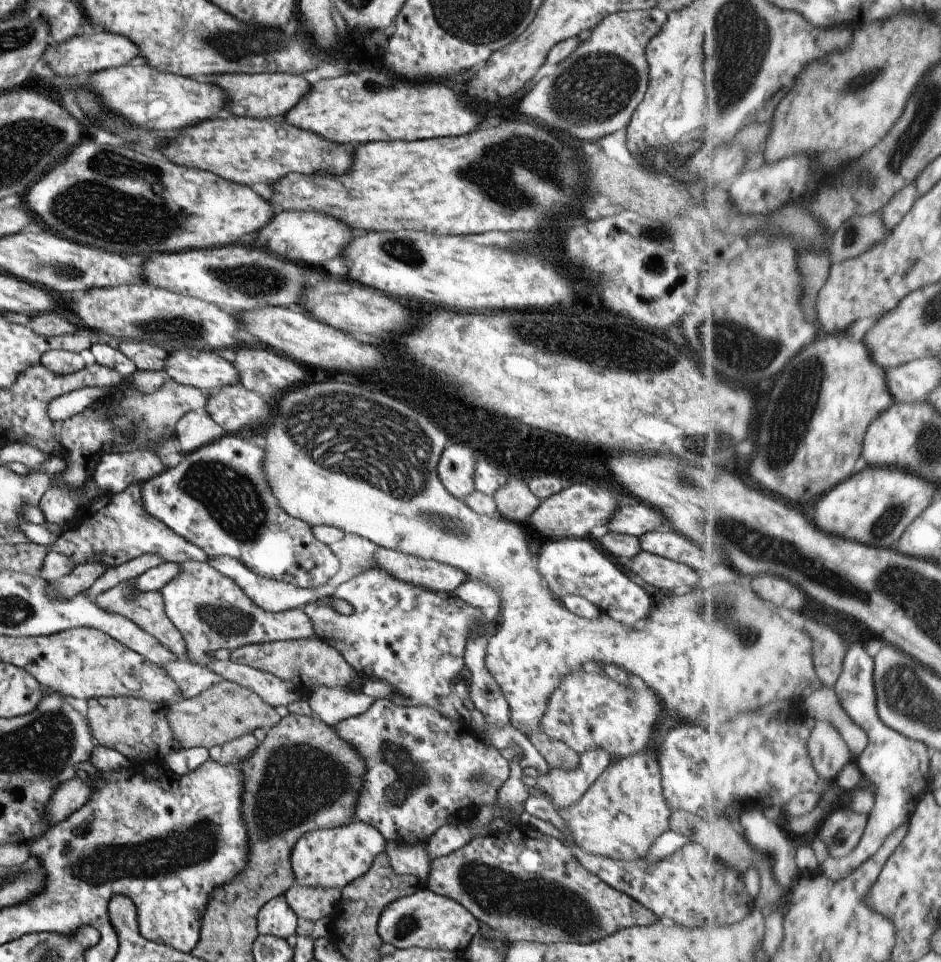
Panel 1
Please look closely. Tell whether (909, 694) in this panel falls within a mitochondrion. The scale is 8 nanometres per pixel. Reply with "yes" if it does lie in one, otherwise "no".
yes

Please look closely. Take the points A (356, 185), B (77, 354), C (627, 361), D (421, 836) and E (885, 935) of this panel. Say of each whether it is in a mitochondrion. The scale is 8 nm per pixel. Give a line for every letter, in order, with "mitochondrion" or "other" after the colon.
A: other
B: other
C: mitochondrion
D: other
E: other

